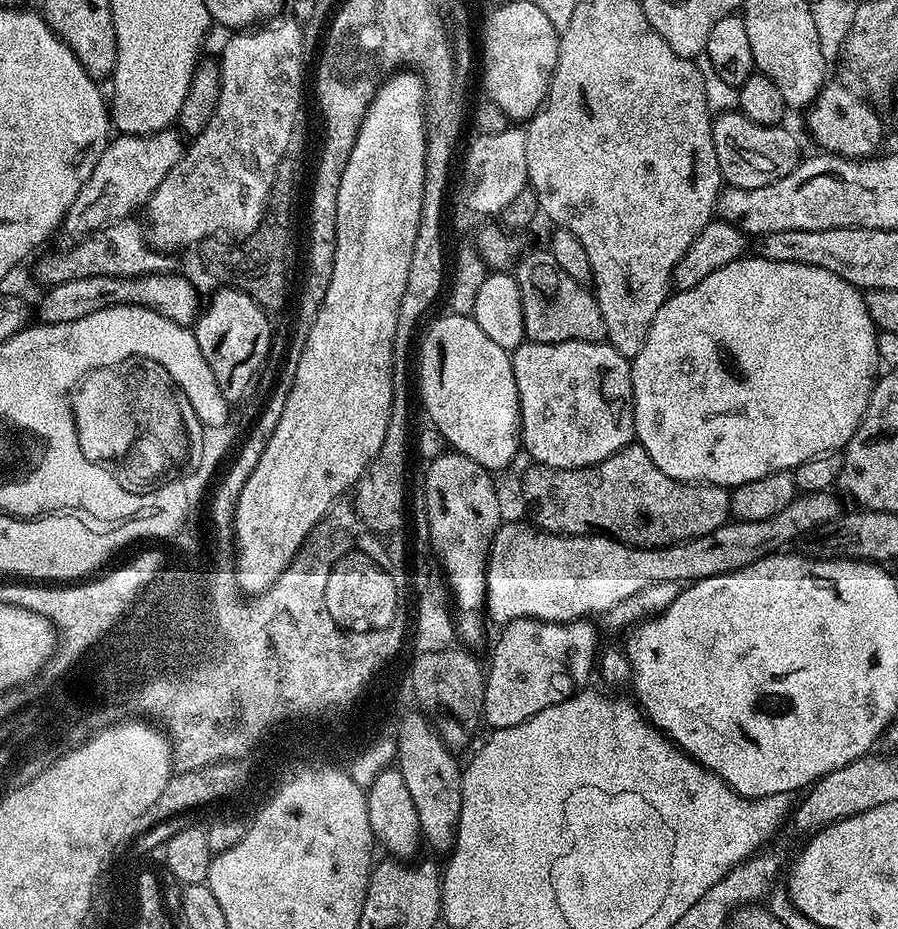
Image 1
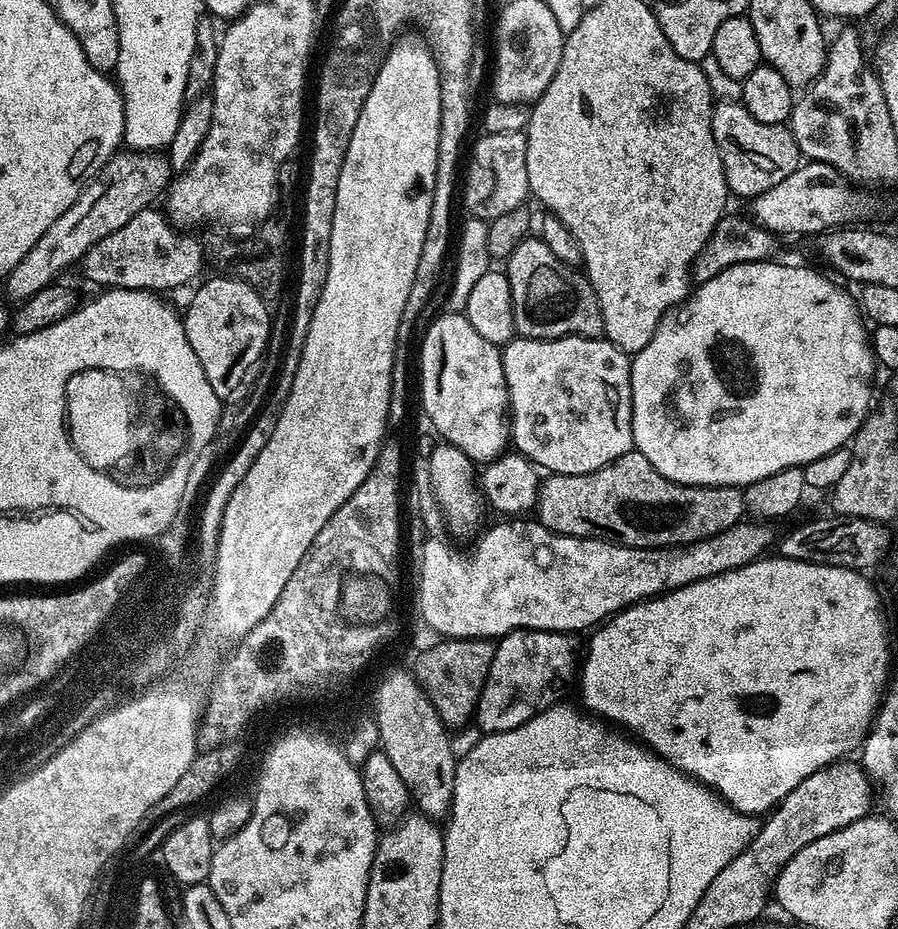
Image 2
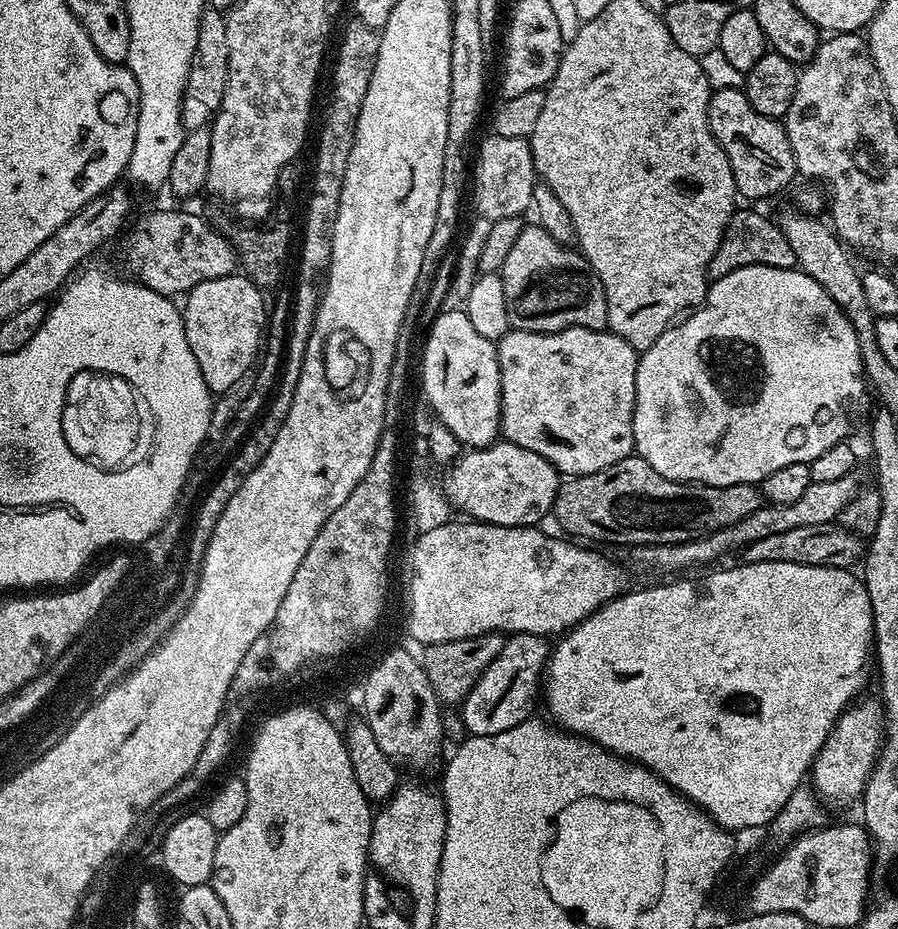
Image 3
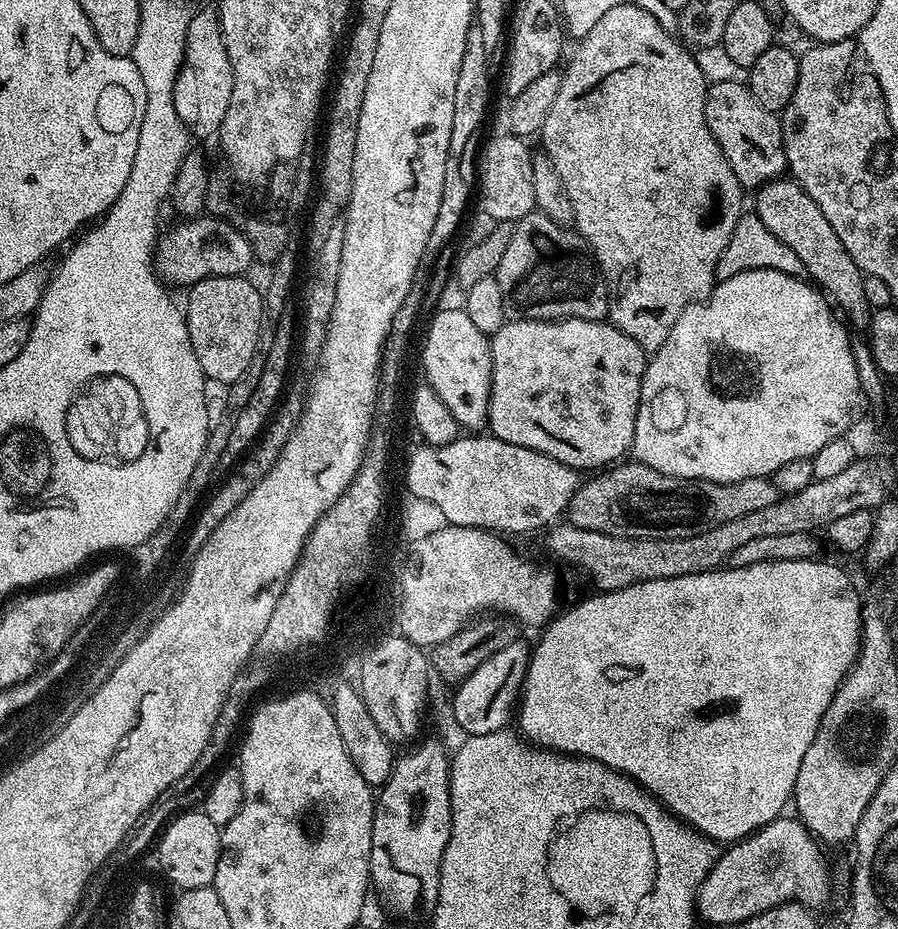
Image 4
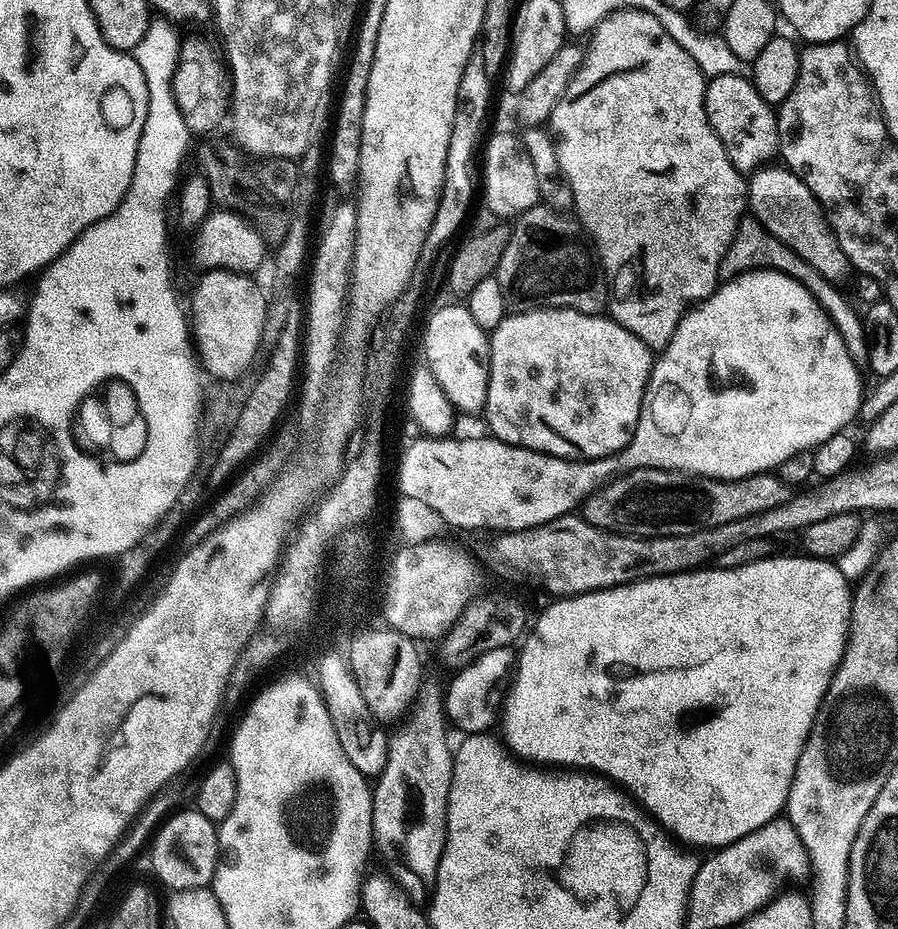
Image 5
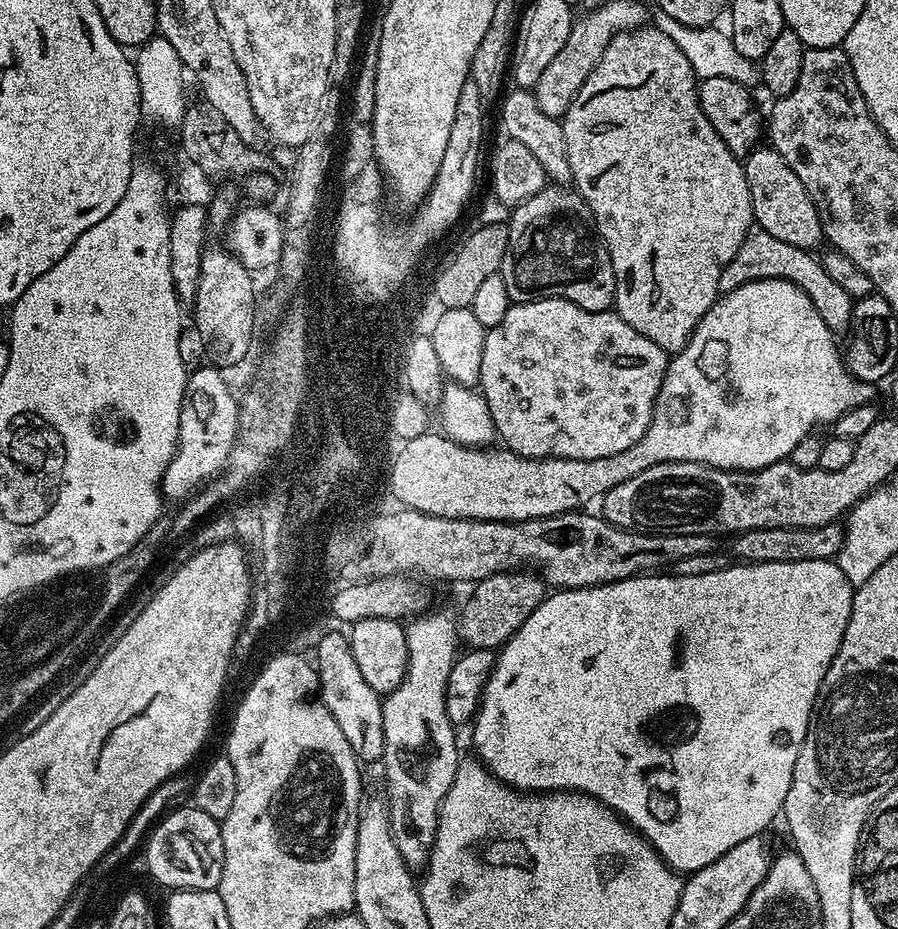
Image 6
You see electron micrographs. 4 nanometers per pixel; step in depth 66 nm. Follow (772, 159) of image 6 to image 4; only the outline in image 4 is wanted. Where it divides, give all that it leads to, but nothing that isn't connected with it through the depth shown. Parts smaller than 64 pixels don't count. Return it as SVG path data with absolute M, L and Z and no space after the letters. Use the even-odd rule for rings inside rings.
M773 178L763 183L755 196L754 215L762 218L762 226L766 226L766 230L770 230L774 238L786 242L786 246L790 246L794 254L802 258L805 273L837 305L840 303L844 307L845 314L852 319L853 329L867 329L870 309L864 297L865 275L854 262L854 258L846 254L846 246L842 246L838 234L834 234L834 226L826 222L826 214L822 214L818 202L814 202L814 198L810 198L810 194L806 194L806 190L791 178Z

